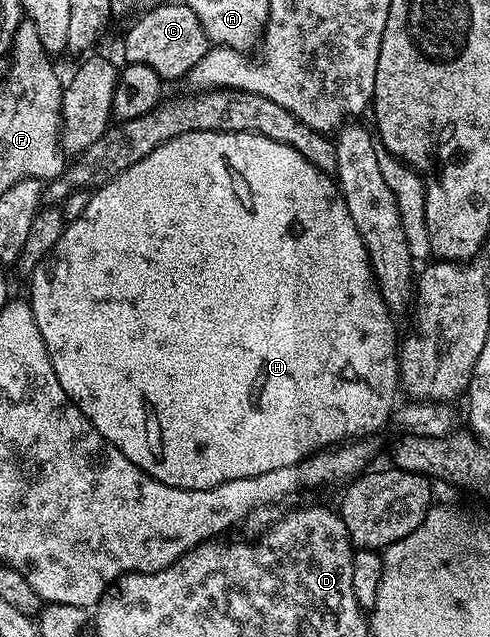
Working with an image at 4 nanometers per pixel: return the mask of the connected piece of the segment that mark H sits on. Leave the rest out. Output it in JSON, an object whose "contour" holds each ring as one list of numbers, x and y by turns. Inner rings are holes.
{"contour":[[195,130,186,132,182,136,174,136,174,140,166,140,166,144,154,148,150,156,138,160,138,164,126,168,126,172,122,172,114,180,110,180,110,184,99,187,93,193,90,204,86,204,86,212,82,212,82,216,65,225,62,236,54,247,54,257,41,262,32,271,30,281,32,281,30,305,34,312,34,320,38,324,48,354,52,357,52,367,58,376,58,384,62,384,66,396,76,403,86,416,86,420,90,420,90,424,104,437,108,445,118,448,118,452,122,452,122,456,126,456,126,460,130,460,130,464,137,466,143,474,149,474,154,480,167,486,209,490,224,481,238,480,240,477,256,477,260,473,271,472,276,468,286,468,287,465,301,462,317,451,335,447,353,436,363,435,360,434,363,430,380,430,387,424,388,417,393,417,392,389,397,389,398,386,398,374,394,369,394,359,398,354,398,338,396,342,396,326,392,323,394,314,384,303,384,297,380,295,380,287,377,286,372,273,372,261,368,259,366,244,354,224,354,216,350,214,350,208,346,208,344,199,340,196,340,188,335,177,319,170,302,152,278,140,247,130]]}

